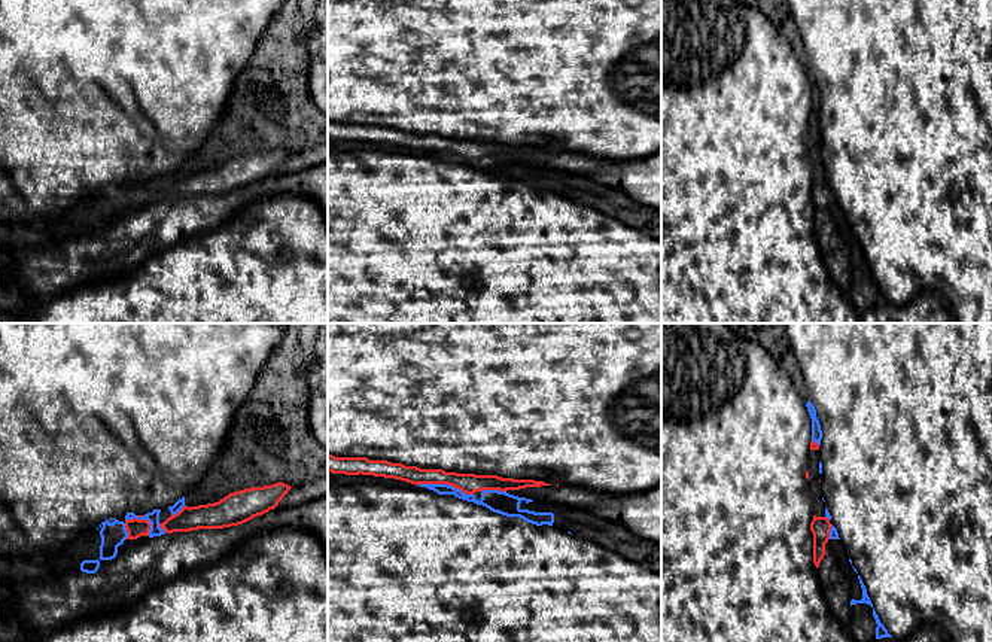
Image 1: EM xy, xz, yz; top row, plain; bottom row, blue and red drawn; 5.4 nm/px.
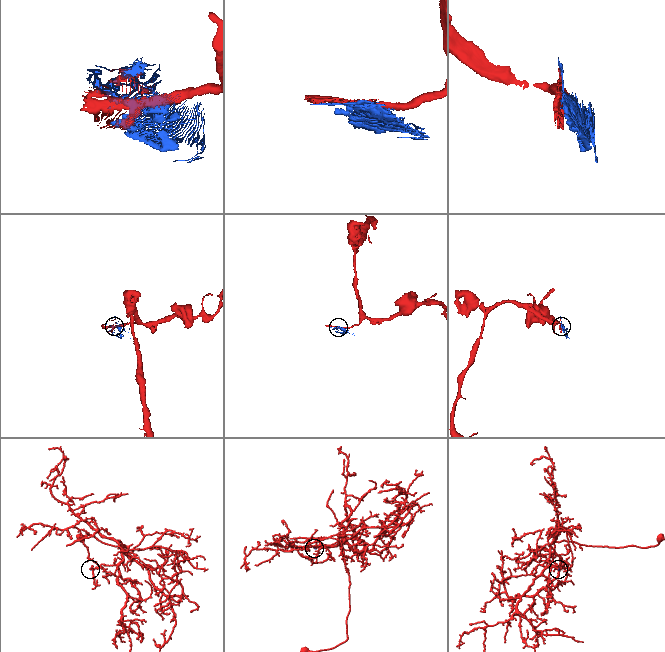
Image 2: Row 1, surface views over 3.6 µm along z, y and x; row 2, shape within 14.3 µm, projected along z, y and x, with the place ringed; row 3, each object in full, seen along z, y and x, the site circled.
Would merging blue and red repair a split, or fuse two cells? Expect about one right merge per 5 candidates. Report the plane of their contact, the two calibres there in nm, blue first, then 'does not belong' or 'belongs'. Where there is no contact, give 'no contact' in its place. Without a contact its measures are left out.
contact in xz; calibres 100 and 110 nm; belongs

